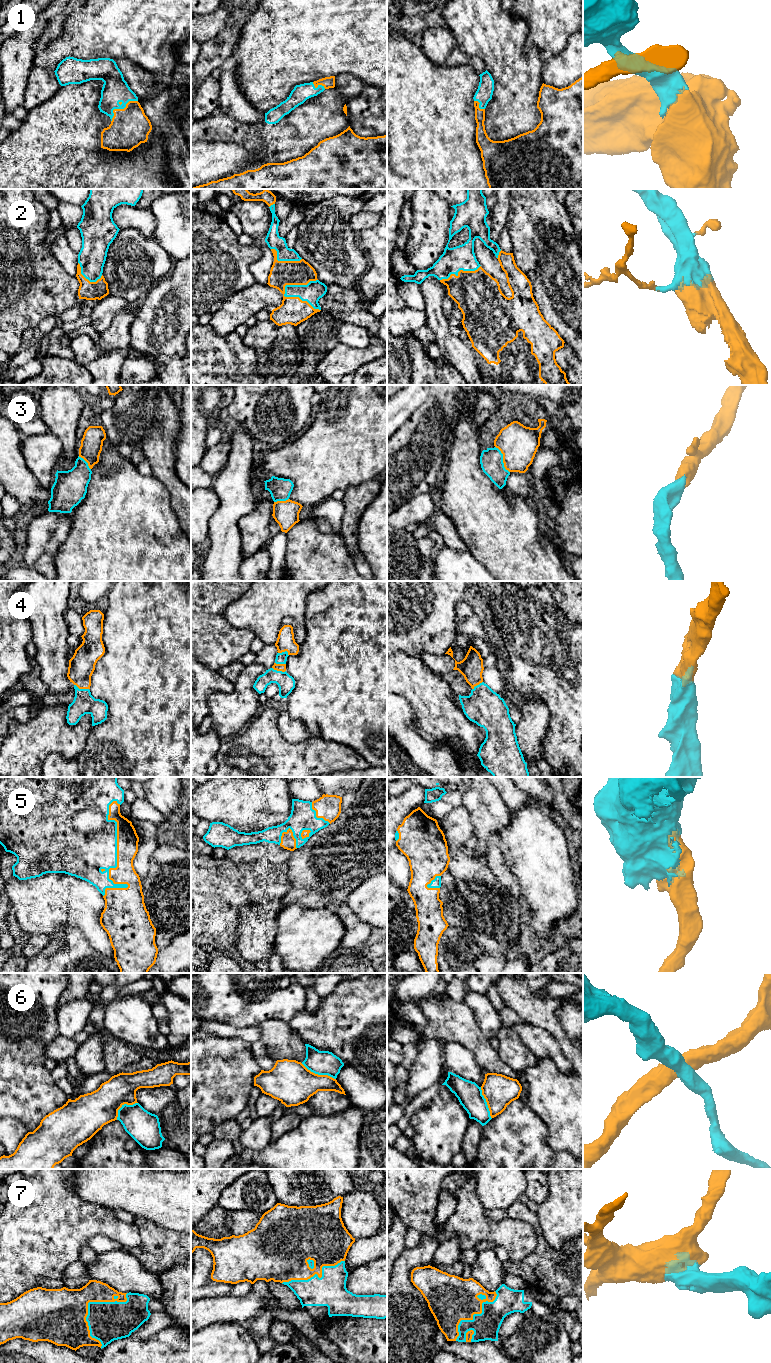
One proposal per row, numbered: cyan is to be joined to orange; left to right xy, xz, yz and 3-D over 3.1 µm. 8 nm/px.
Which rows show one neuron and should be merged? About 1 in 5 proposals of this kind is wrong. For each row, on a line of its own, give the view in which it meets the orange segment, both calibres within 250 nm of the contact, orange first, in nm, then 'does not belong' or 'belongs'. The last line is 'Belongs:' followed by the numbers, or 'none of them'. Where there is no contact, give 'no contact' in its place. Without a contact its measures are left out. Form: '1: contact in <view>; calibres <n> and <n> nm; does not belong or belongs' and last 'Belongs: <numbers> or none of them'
1: contact in xy; calibres 320 and 220 nm; belongs
2: contact in xz; calibres 220 and 160 nm; belongs
3: contact in yz; calibres 300 and 190 nm; belongs
4: contact in xy; calibres 200 and 180 nm; belongs
5: contact in xy; calibres 180 and 420 nm; belongs
6: contact in xz; calibres 360 and 190 nm; does not belong
7: contact in xy; calibres 440 and 320 nm; belongs
Belongs: 1, 2, 3, 4, 5, 7

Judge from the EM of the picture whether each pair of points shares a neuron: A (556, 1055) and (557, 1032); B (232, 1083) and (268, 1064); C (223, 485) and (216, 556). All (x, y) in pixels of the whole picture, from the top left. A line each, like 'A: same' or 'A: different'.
A: different
B: different
C: same

